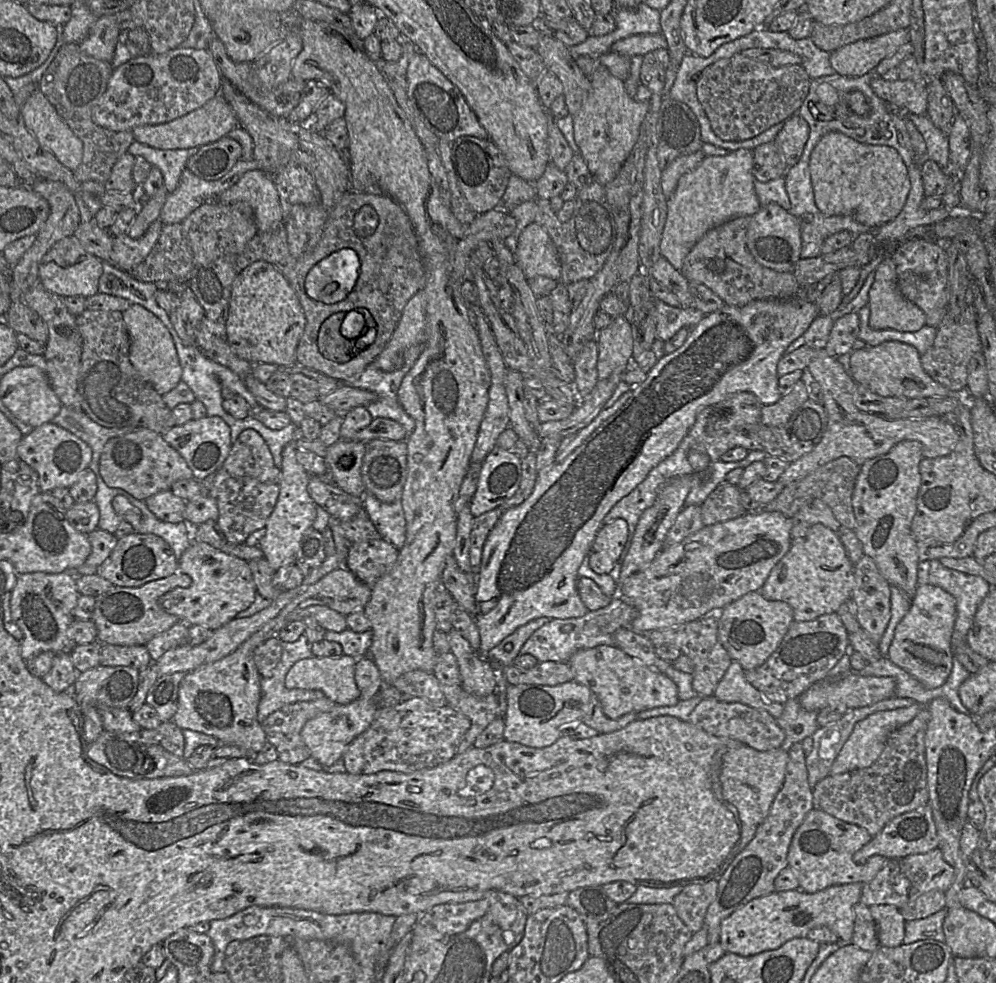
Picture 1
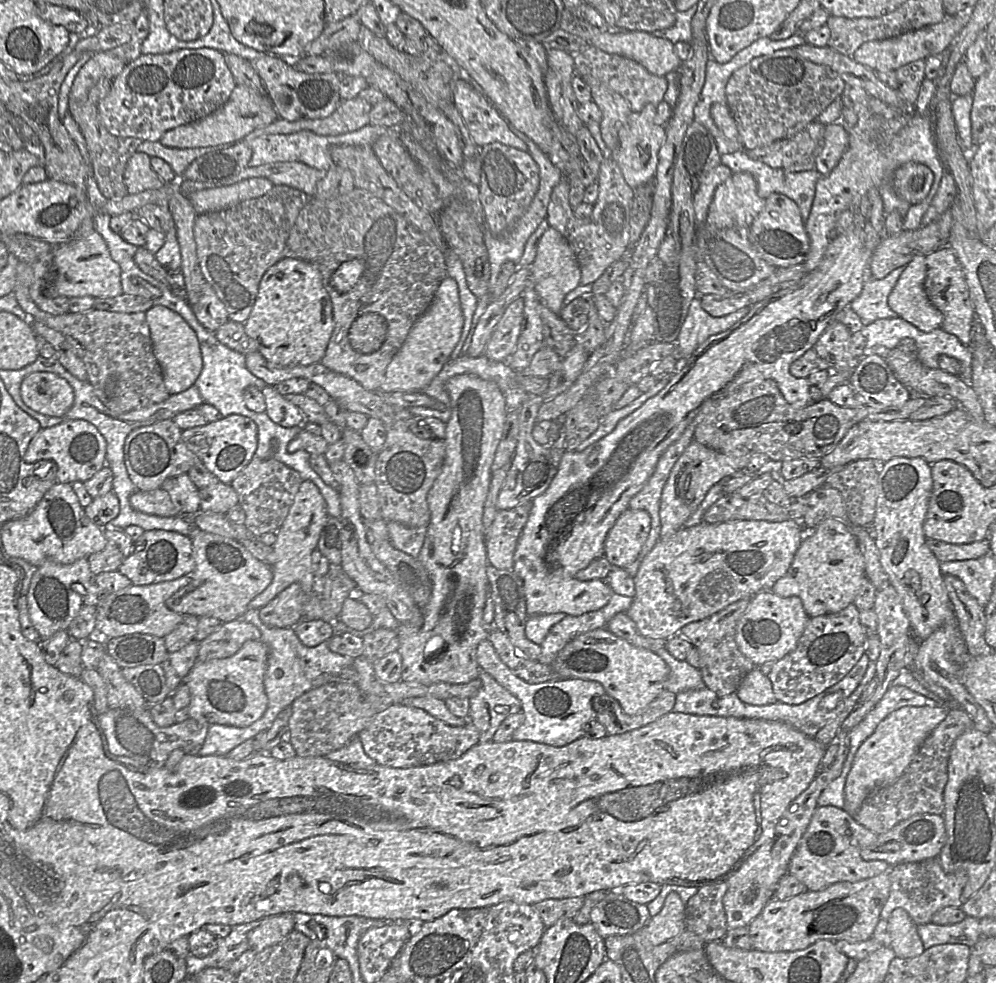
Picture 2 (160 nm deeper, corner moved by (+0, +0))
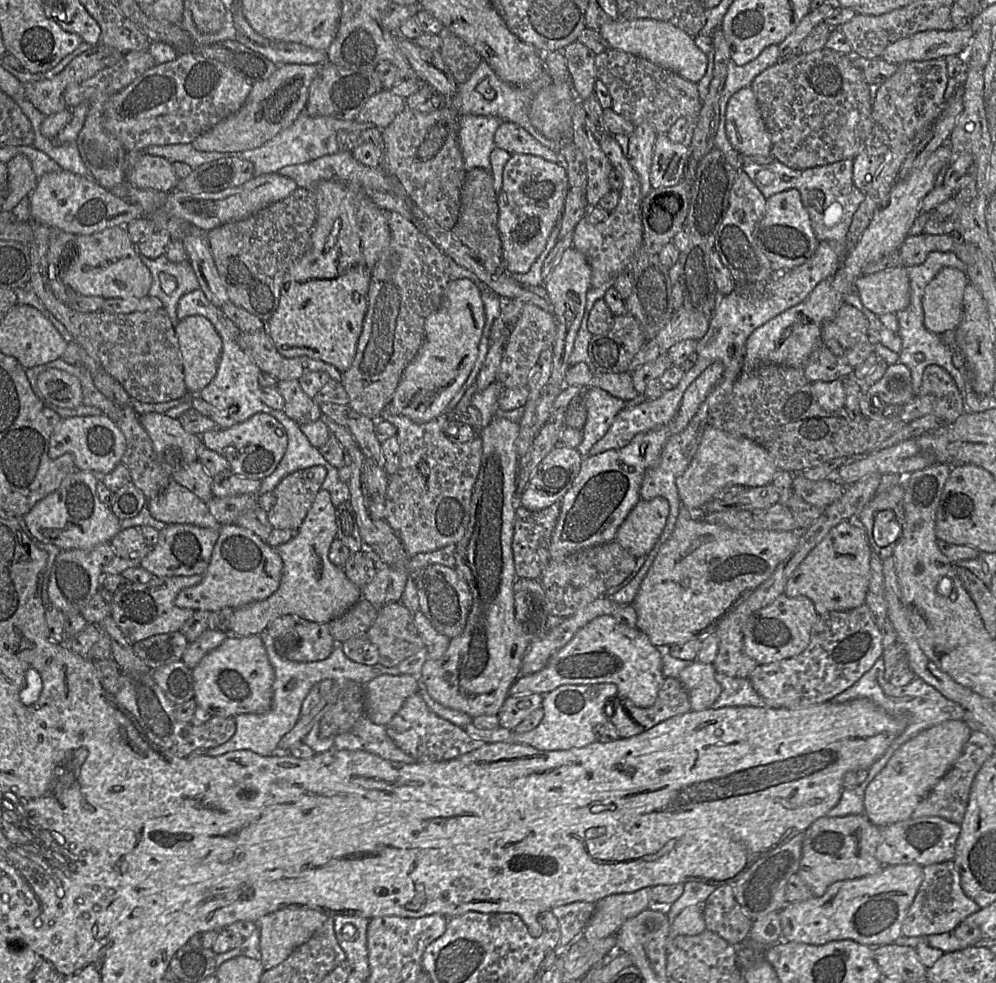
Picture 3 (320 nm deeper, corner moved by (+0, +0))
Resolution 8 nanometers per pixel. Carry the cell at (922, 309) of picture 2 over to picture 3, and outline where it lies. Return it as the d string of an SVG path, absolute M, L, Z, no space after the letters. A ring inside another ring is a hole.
M946 267L927 284L922 297L927 330L941 335L957 328L964 315L963 295L968 283L964 271Z

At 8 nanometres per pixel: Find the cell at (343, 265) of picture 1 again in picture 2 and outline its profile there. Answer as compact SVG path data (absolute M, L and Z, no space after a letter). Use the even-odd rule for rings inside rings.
M296 258L280 259L265 272L260 281L253 310L243 323L246 334L257 343L257 351L274 364L292 366L320 363L334 330L333 306L327 287L330 286L339 292L357 289L360 283L360 273L360 262L350 260L339 268L337 266L329 276L325 287L323 274L321 276L315 264Z

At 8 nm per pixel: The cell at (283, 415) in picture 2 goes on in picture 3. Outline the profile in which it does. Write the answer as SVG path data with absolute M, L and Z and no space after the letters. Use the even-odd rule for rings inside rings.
M298 379L278 381L276 388L284 398L282 411L299 425L321 419L320 405L301 388Z

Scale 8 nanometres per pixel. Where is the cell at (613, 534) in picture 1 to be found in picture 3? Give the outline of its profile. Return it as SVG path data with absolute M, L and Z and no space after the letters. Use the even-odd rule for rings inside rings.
M667 499L640 501L617 530L614 541L635 558L645 557L658 541L668 516Z

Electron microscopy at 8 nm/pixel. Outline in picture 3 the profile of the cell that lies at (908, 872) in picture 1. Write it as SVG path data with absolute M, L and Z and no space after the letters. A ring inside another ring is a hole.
M953 861L923 867L923 880L902 924L902 936L917 937L953 932L980 907L963 891L959 871Z

